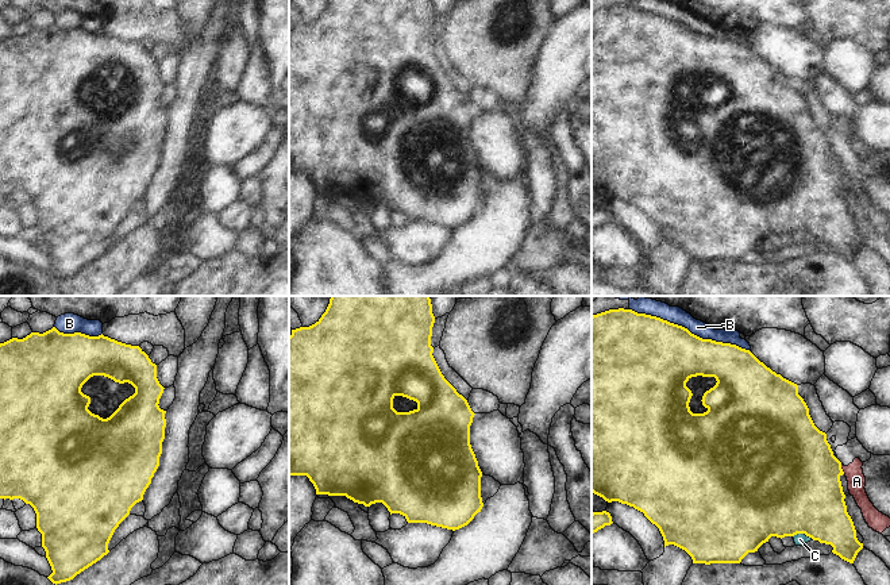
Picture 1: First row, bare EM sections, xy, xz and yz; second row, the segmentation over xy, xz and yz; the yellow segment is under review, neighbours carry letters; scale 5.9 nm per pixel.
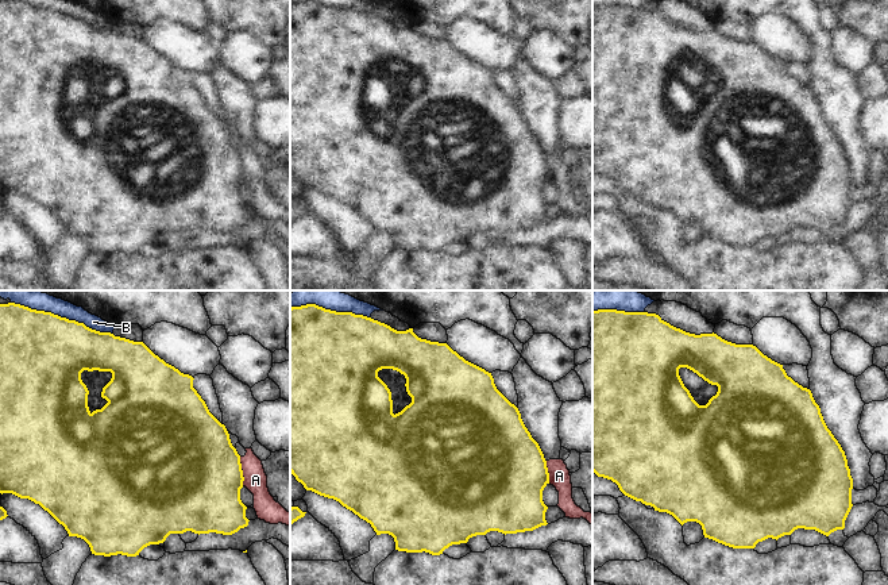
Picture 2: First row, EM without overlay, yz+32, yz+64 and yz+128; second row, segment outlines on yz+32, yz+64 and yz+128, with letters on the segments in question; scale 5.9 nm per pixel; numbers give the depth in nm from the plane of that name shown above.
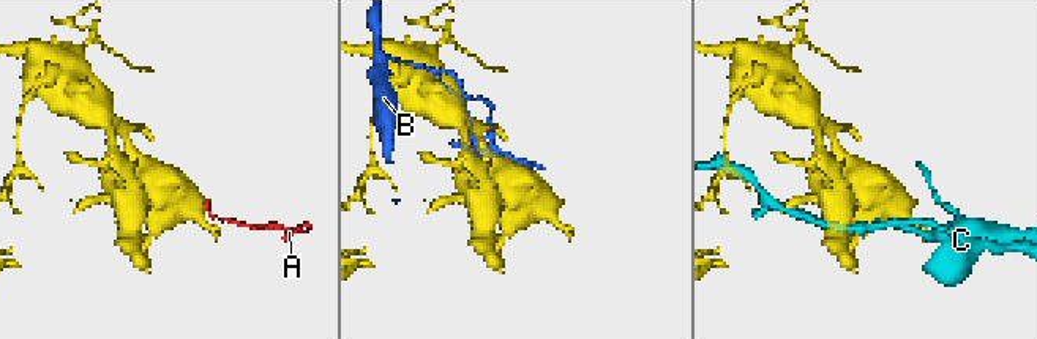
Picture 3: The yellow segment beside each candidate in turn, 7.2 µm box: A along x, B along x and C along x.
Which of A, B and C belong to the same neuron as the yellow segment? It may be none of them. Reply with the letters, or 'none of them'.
none of them

